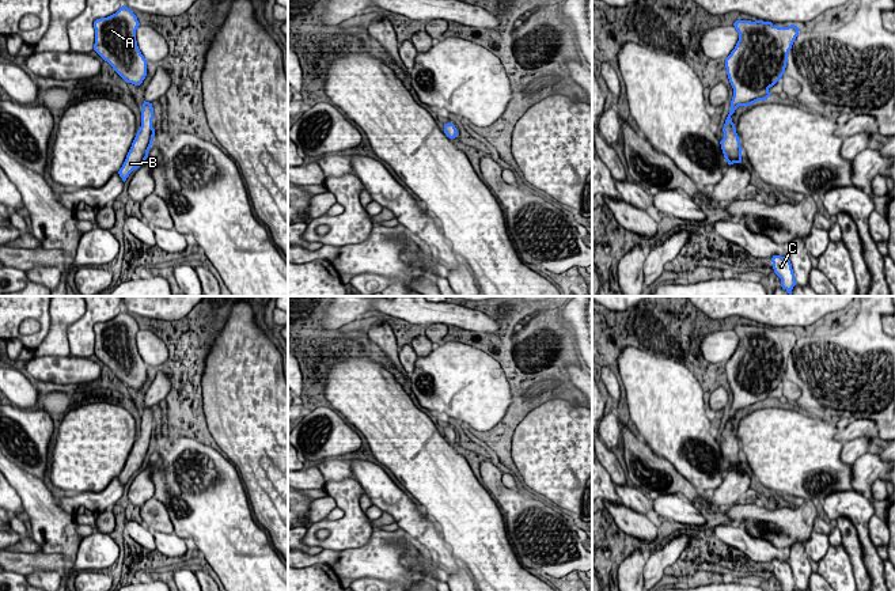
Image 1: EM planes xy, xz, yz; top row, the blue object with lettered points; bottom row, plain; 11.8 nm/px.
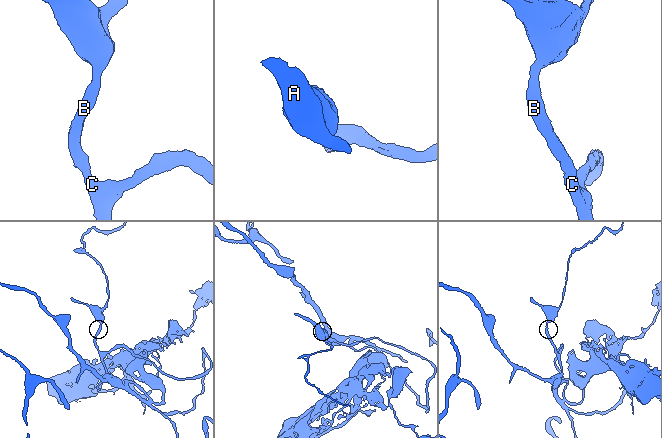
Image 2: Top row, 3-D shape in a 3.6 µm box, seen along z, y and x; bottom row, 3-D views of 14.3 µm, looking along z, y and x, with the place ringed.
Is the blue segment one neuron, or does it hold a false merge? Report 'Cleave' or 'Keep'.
Keep

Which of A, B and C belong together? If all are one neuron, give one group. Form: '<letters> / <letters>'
A B C

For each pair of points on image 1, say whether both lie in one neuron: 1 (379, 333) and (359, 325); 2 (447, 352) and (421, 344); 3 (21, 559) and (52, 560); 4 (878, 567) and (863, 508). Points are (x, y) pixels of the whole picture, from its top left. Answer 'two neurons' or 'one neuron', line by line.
1: two neurons
2: two neurons
3: one neuron
4: one neuron

